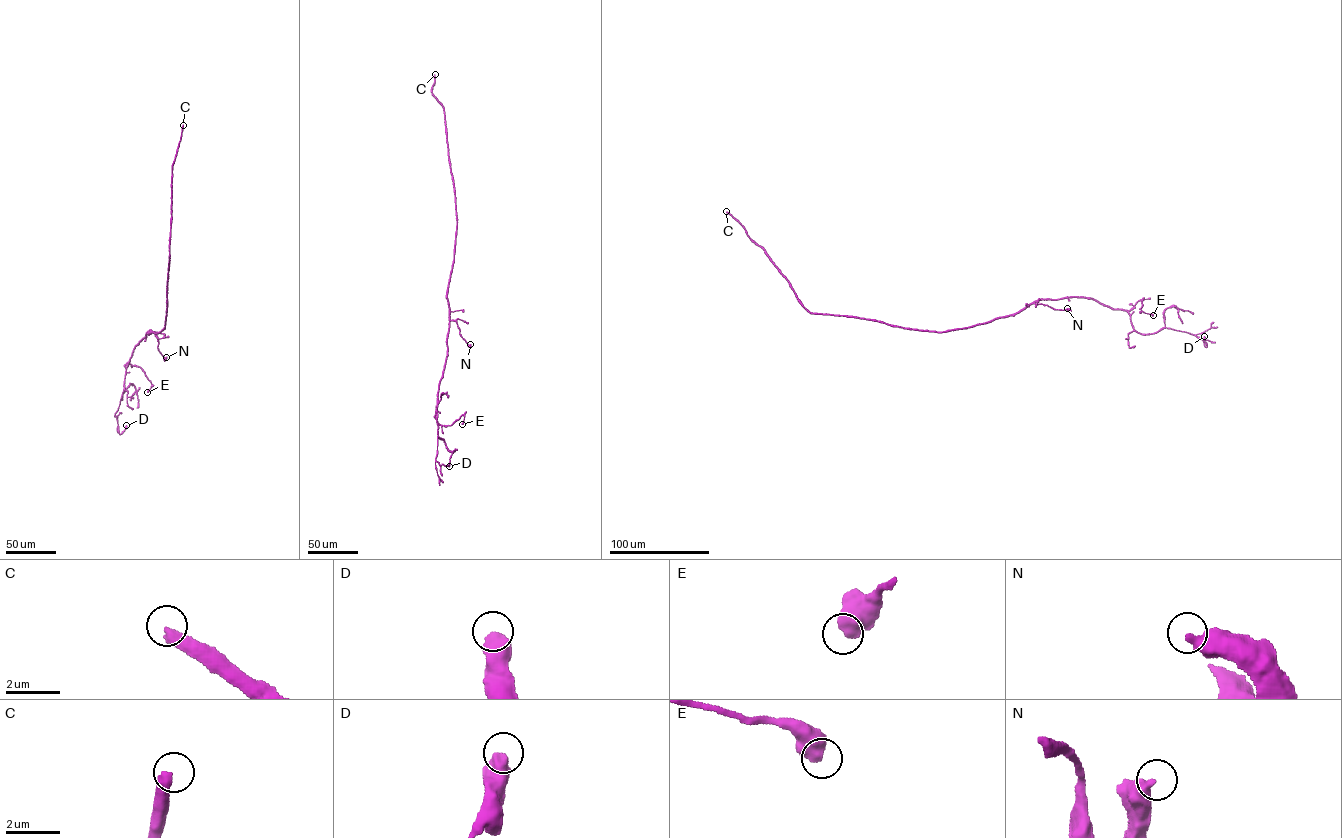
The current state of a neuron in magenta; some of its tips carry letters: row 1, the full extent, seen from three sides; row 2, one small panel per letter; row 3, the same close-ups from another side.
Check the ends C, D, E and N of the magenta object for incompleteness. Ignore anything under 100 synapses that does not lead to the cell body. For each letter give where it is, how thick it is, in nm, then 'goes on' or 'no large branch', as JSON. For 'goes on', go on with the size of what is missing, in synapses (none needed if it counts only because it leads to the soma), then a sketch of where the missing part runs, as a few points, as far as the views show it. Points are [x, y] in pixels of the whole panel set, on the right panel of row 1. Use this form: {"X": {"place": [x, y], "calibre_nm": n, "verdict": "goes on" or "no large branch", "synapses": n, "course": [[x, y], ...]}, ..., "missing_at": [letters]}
{"C": {"place": [726, 211], "calibre_nm": 400, "verdict": "goes on", "synapses": 4000, "course": [[726, 211], [706, 202], [698, 188], [702, 207], [680, 262], [686, 267], [686, 277]]}, "D": {"place": [1204, 336], "calibre_nm": 600, "verdict": "no large branch"}, "E": {"place": [1153, 315], "calibre_nm": 650, "verdict": "no large branch"}, "N": {"place": [1067, 308], "calibre_nm": 360, "verdict": "no large branch"}, "missing_at": ["C"]}

